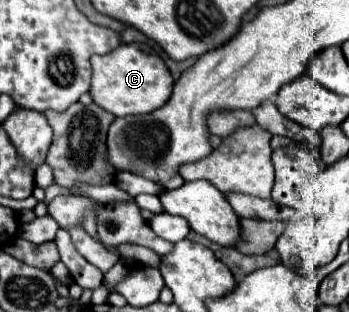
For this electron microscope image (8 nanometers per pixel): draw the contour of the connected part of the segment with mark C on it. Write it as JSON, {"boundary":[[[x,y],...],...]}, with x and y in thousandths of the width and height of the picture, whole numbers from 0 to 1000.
{"boundary":[[[347,141],[335,160],[261,186],[261,282],[255,301],[278,340],[318,359],[324,372],[393,372],[427,365],[461,346],[496,288],[496,250],[450,173],[415,173],[393,141]]]}

